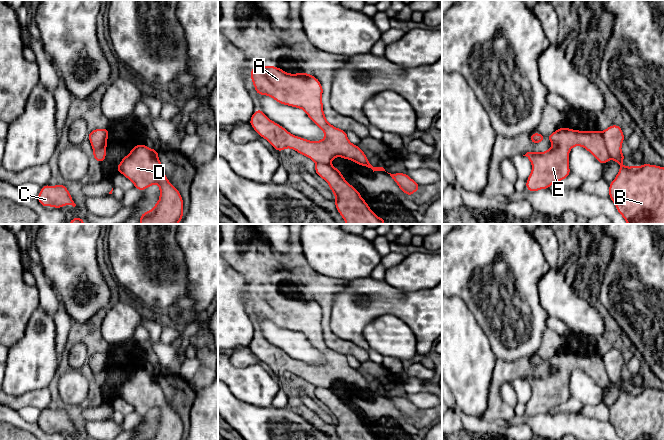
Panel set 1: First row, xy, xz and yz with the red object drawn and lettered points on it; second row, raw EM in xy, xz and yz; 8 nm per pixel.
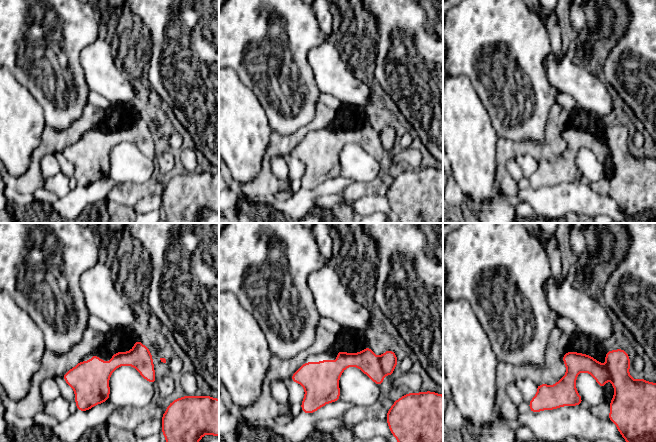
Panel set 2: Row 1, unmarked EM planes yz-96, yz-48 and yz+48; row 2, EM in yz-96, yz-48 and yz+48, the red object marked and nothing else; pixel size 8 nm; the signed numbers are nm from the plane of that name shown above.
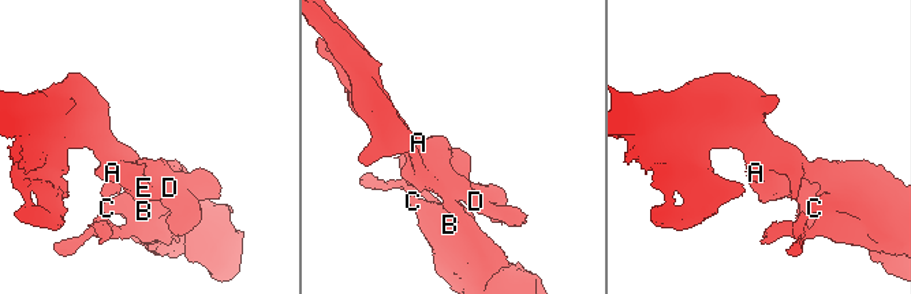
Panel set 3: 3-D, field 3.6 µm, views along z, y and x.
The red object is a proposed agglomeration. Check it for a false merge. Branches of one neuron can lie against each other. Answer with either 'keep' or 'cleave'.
keep

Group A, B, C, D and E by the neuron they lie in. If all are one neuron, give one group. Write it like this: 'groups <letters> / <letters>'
groups A B C D E

